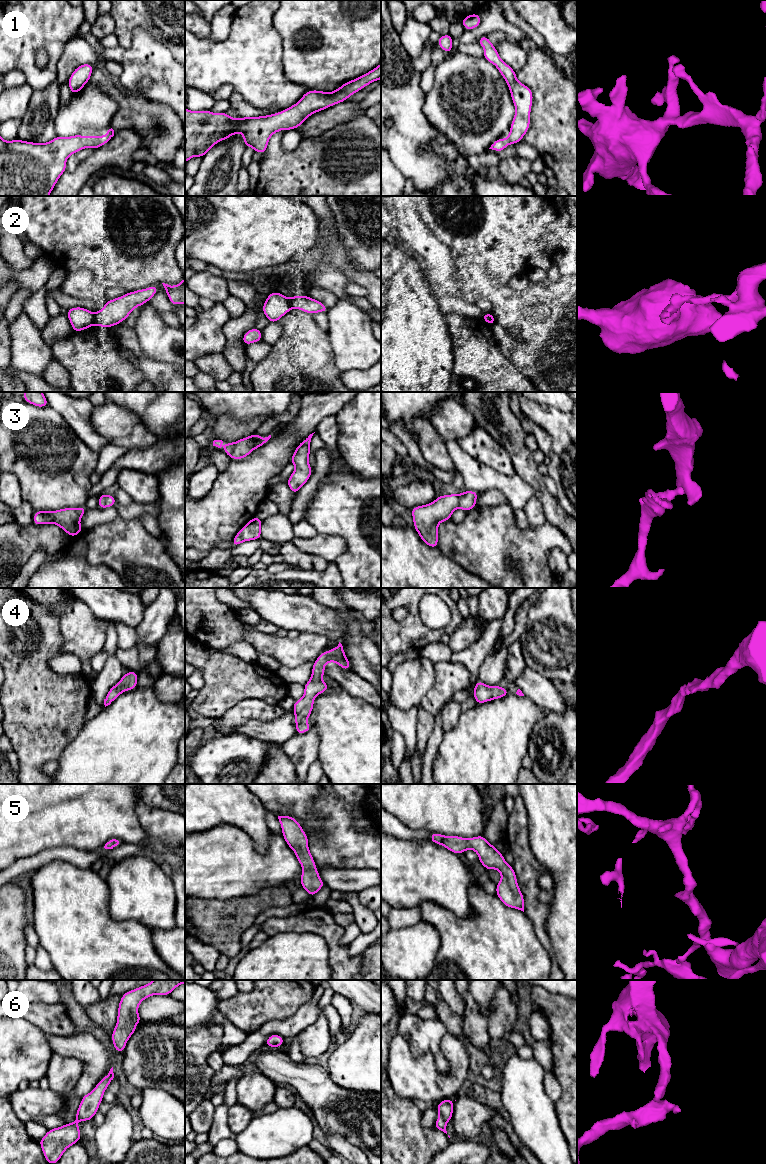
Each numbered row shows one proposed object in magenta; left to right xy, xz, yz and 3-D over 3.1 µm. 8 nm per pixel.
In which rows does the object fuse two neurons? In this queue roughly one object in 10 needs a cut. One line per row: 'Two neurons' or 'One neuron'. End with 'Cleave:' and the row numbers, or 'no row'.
1: One neuron
2: Two neurons
3: One neuron
4: One neuron
5: One neuron
6: One neuron
Cleave: 2

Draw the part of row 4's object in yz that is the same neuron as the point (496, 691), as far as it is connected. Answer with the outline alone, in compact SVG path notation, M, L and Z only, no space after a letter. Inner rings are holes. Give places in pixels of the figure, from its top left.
M479 680L473 689L473 697L476 700L477 704L483 704L487 701L495 700L498 698L505 697L509 695L509 691L505 688L498 686L488 686Z

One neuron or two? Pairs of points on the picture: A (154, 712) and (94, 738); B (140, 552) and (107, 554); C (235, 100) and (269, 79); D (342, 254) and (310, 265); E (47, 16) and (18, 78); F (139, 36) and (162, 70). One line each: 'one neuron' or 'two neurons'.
A: one neuron
B: one neuron
C: two neurons
D: one neuron
E: two neurons
F: one neuron

